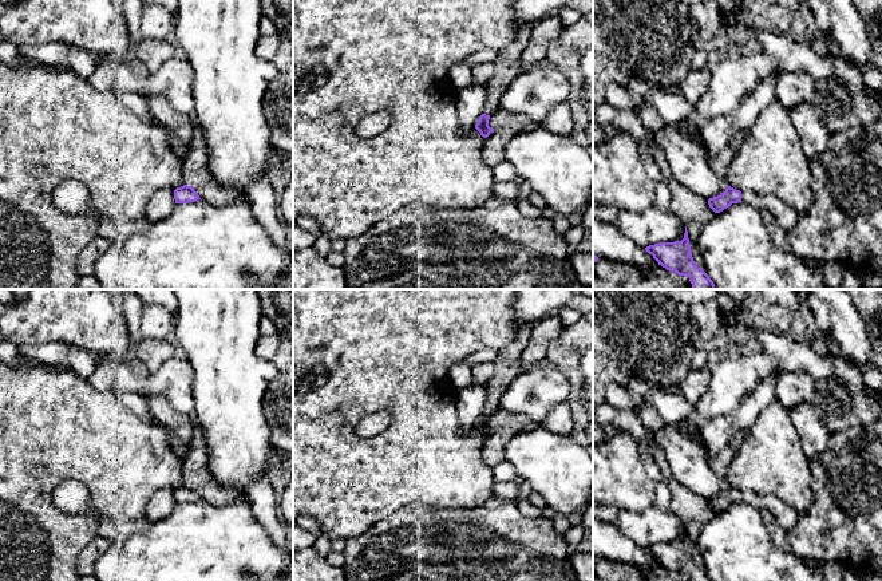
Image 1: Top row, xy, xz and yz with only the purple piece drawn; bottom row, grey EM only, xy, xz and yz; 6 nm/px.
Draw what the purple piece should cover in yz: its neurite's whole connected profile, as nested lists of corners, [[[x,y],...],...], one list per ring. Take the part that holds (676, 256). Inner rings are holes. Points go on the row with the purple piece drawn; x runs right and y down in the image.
[[[687,226],[681,241],[658,242],[645,250],[667,270],[688,276],[693,289],[715,289],[709,276],[693,261]]]

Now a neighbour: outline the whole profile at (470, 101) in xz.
[[[471,83],[470,86],[458,90],[456,110],[463,129],[470,130],[475,127],[483,114],[486,100],[486,86]]]

